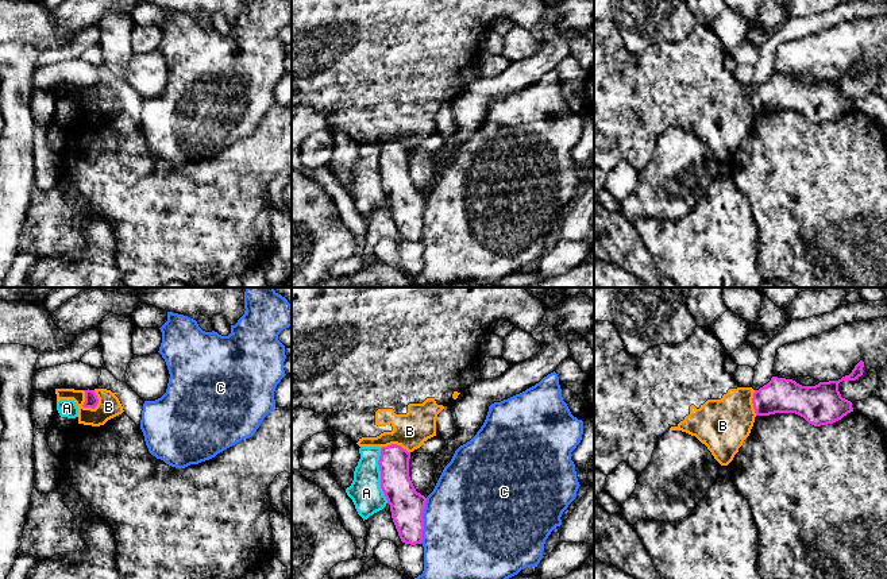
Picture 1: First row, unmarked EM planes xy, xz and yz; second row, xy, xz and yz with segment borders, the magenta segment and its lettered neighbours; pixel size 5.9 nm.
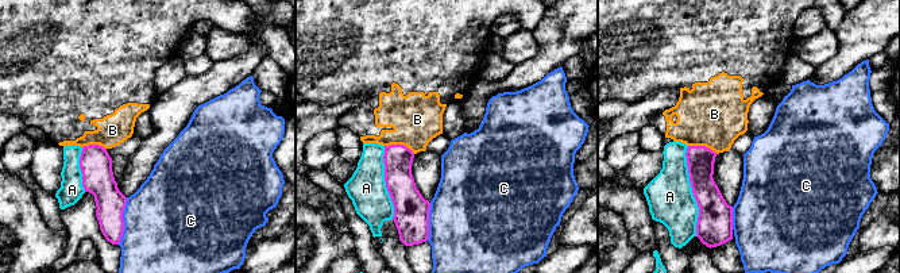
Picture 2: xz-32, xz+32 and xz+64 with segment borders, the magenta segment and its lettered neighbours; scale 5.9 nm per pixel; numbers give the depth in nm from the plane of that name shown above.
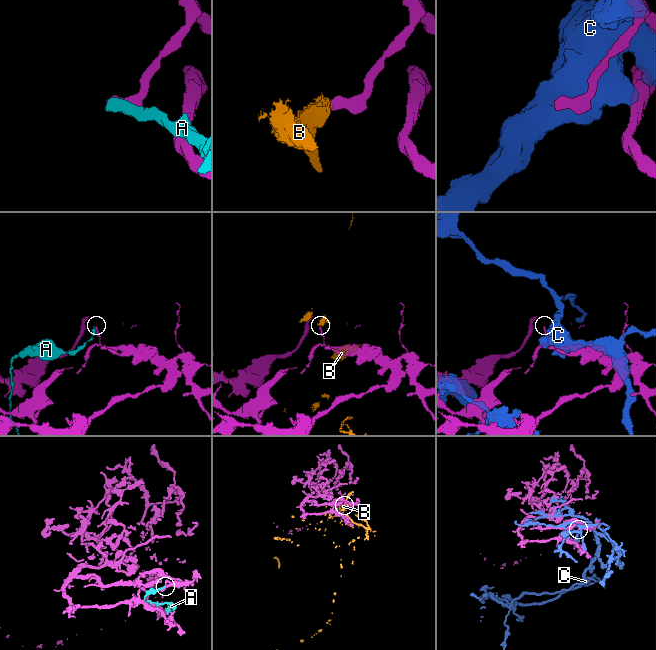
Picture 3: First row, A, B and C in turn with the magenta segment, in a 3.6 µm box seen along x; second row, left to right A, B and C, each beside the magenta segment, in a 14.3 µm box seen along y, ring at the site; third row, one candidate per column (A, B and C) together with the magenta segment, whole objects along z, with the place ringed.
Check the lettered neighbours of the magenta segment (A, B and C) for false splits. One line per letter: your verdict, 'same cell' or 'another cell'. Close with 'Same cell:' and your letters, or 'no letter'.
A: another cell
B: another cell
C: another cell
Same cell: no letter

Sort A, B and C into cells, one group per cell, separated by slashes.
A / B / C

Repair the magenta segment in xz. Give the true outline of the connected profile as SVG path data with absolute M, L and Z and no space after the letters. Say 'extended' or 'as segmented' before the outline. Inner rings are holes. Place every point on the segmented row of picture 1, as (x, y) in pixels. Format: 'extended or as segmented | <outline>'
as segmented | M392 444L381 448L378 460L381 489L390 505L392 518L402 543L416 545L423 541L427 498L416 491L409 476L410 452Z

